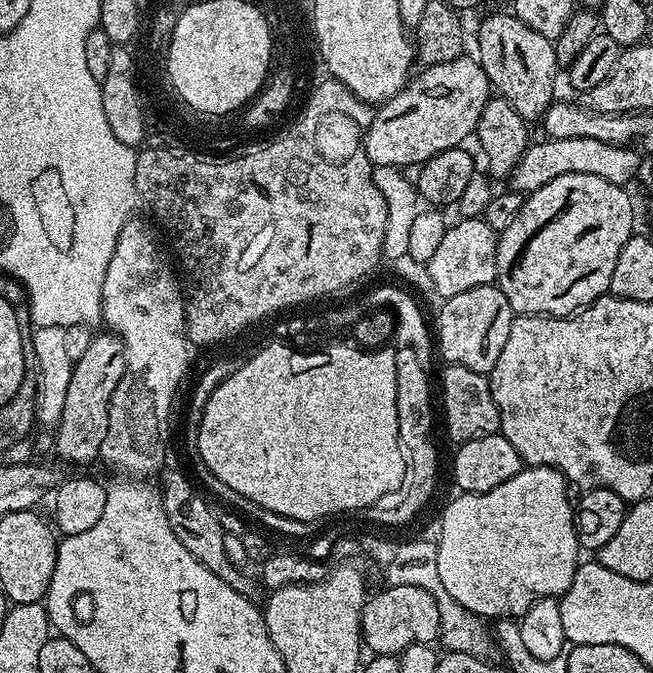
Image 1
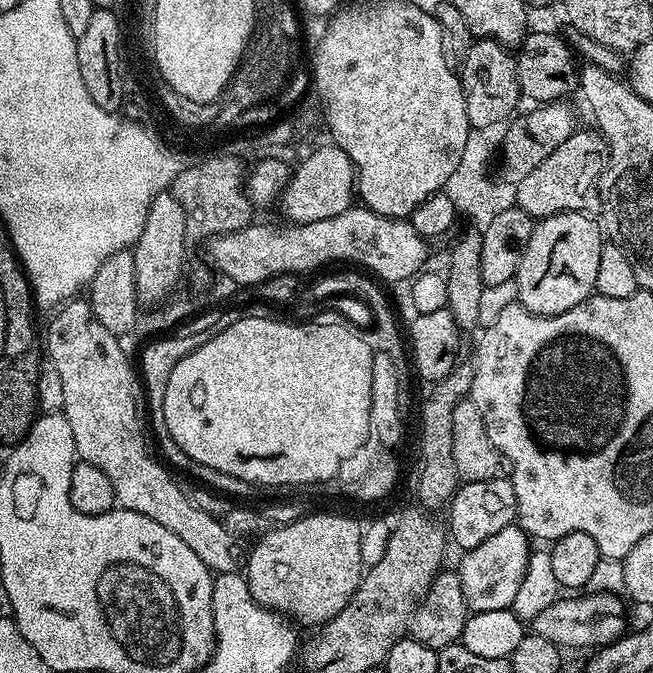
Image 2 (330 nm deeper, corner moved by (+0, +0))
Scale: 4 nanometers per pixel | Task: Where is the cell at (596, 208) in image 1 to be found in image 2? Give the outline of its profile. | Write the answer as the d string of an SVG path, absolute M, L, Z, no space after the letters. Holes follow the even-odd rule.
M559 212L543 217L533 227L514 281L515 299L526 311L535 316L557 316L595 293L598 254L606 240L601 225L592 219L587 212Z

